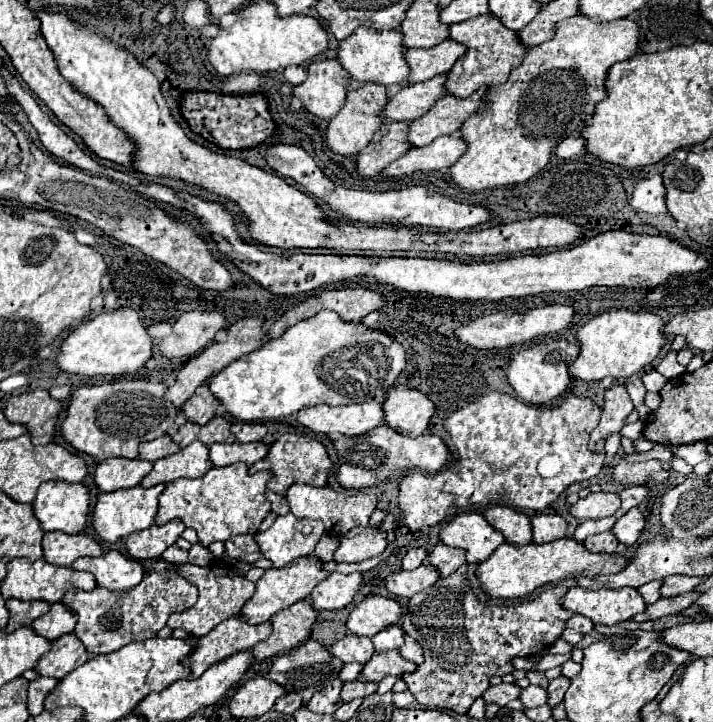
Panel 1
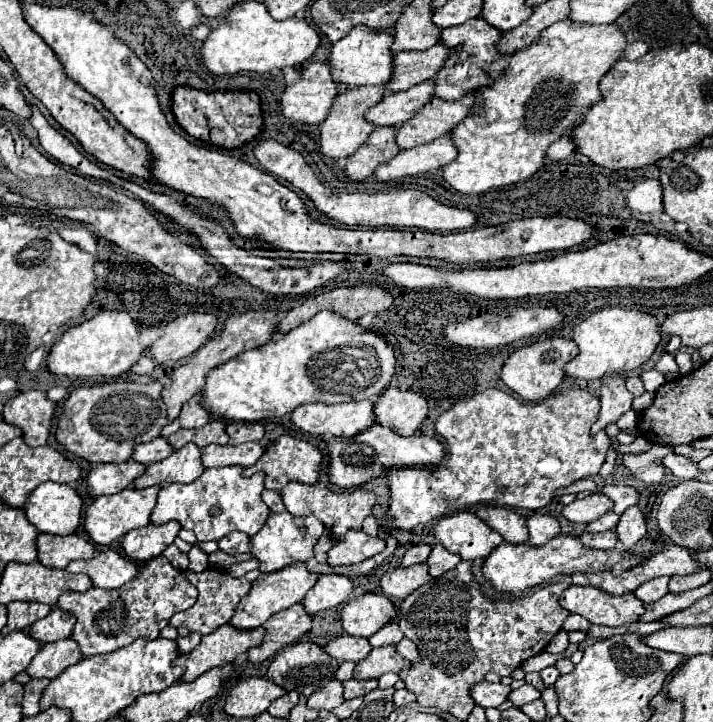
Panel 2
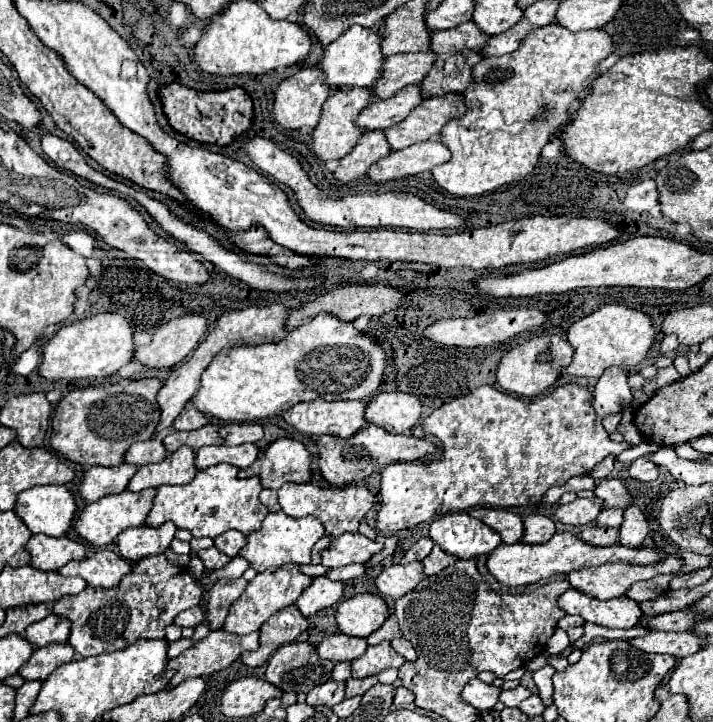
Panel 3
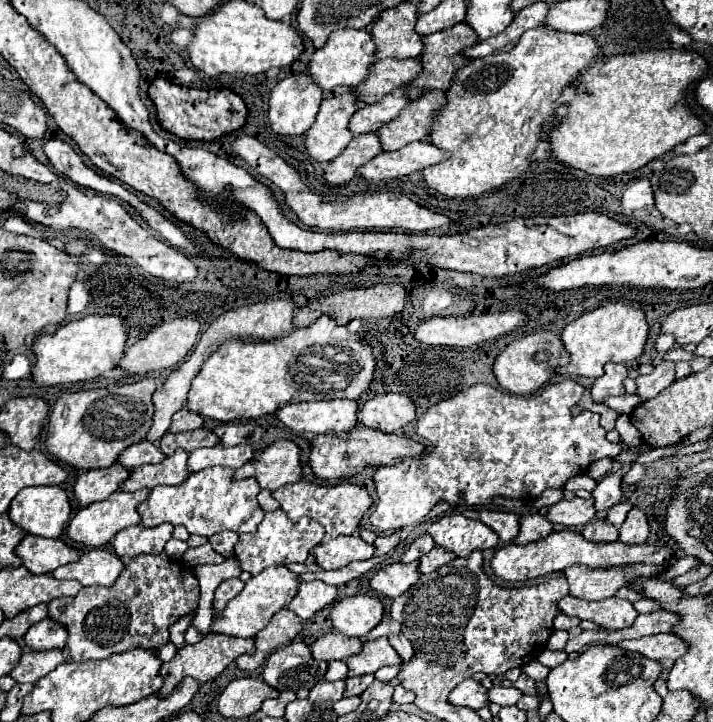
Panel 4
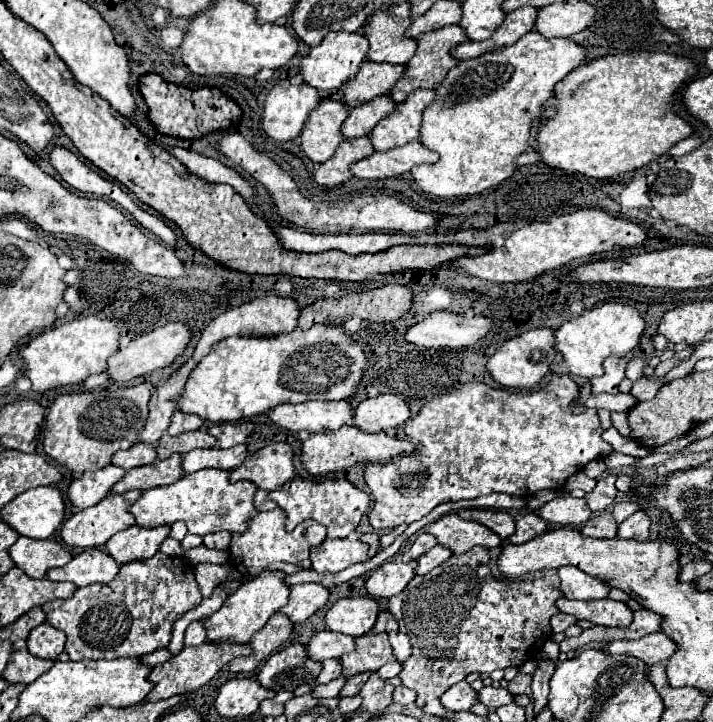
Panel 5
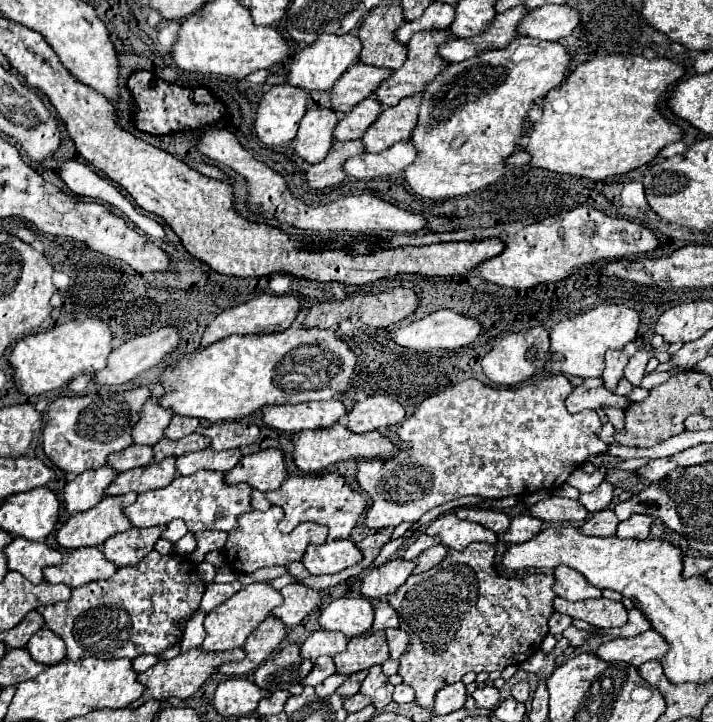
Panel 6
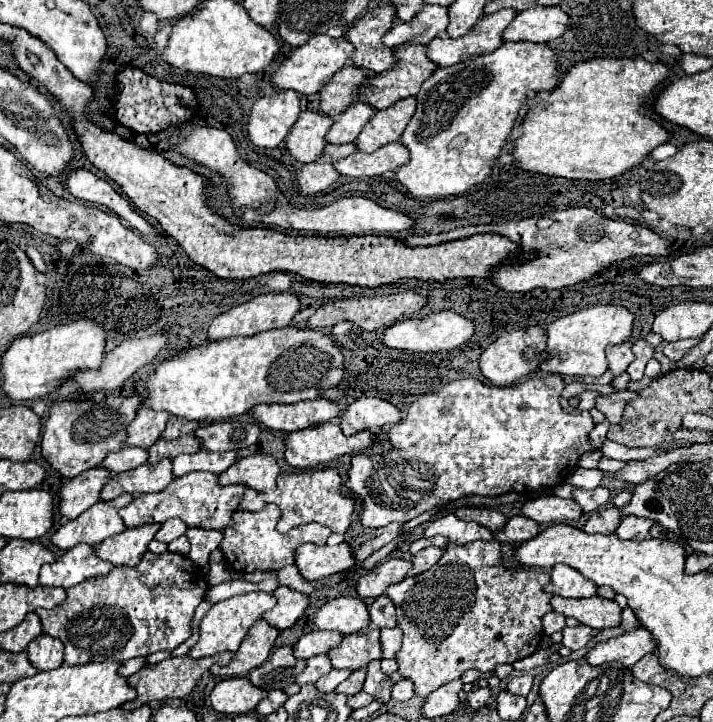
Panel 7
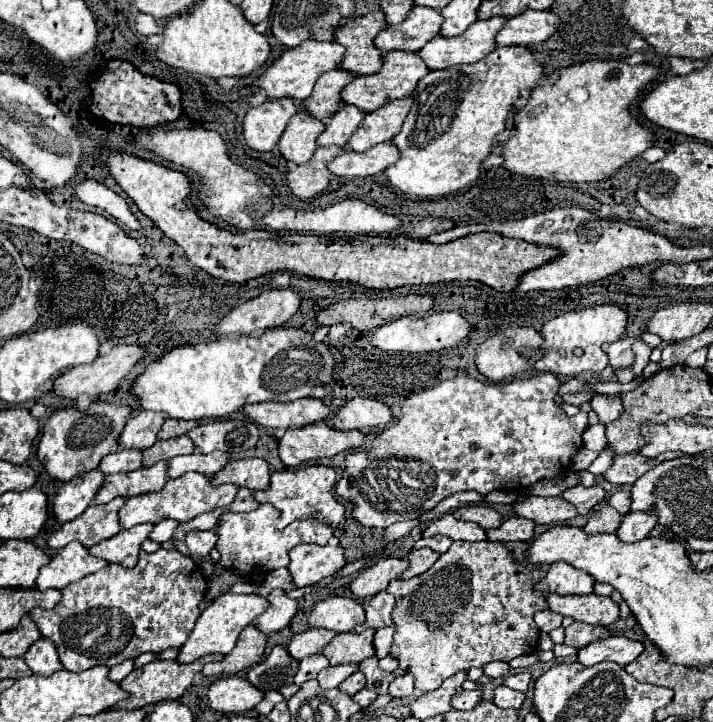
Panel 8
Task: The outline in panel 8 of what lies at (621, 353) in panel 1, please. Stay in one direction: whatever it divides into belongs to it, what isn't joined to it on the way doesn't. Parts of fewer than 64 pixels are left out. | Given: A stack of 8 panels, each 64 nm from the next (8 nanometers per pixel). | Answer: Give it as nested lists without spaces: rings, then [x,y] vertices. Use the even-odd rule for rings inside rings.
[[[612,304],[574,310],[574,312],[556,316],[548,320],[540,330],[544,338],[542,342],[544,356],[534,364],[534,368],[540,372],[552,372],[558,376],[576,376],[590,370],[600,374],[608,364],[602,344],[622,338],[624,332],[626,332],[626,312]]]

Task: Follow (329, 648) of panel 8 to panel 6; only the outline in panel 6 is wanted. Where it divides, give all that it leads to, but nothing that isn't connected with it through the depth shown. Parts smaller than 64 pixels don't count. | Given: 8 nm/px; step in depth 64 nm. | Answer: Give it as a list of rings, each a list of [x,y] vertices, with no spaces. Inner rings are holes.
[[[368,632],[356,638],[350,638],[348,648],[334,656],[338,674],[354,674],[358,670],[372,668],[388,660],[388,644],[384,632]]]

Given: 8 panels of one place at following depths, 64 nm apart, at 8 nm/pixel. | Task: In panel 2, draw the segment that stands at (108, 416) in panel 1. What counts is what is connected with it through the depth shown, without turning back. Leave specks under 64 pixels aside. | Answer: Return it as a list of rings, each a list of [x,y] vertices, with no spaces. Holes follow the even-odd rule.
[[[158,380],[148,384],[110,382],[102,386],[76,388],[64,402],[58,416],[56,442],[90,464],[126,462],[130,460],[136,444],[156,438],[168,424],[166,406],[160,400],[160,392],[162,384]]]

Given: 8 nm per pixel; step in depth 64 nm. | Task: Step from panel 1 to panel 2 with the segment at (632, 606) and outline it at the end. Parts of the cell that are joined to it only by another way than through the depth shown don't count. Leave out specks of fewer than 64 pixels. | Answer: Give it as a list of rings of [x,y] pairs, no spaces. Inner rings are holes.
[[[570,586],[560,596],[560,606],[572,614],[580,614],[592,624],[604,626],[626,626],[636,622],[644,614],[644,604],[632,594],[610,596],[598,588]]]

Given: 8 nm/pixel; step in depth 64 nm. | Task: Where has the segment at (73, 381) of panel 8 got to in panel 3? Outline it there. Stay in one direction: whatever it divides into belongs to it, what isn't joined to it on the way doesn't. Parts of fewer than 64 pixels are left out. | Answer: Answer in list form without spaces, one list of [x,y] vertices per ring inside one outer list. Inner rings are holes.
[[[200,314],[174,318],[154,332],[150,344],[136,346],[132,360],[146,368],[172,368],[198,346],[204,332],[206,318]]]

